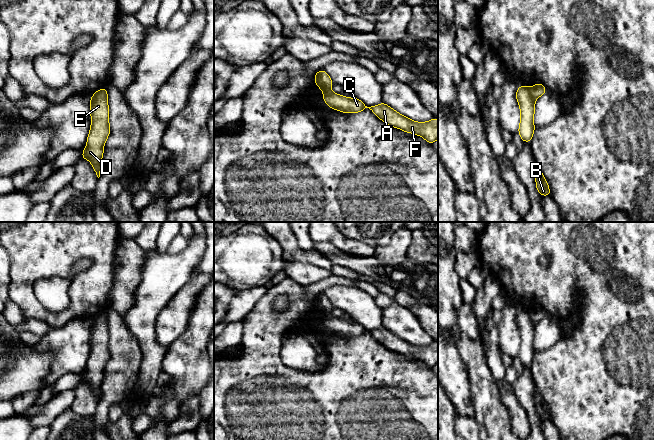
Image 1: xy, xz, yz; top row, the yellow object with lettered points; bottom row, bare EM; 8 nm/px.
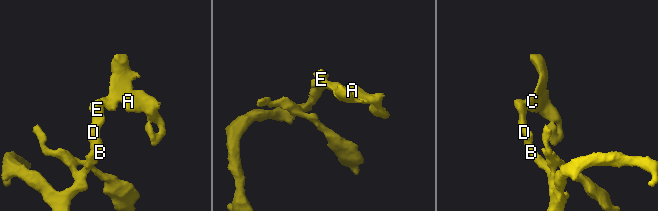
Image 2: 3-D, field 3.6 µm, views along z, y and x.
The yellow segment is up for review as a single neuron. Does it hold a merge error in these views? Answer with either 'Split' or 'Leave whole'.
Split

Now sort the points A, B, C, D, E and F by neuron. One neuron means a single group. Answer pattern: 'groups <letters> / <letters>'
groups A C F / B D E

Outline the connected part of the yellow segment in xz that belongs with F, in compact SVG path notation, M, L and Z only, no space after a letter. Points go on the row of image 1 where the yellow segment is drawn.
M331 90L323 92L323 100L328 107L343 113L358 113L369 108L388 126L419 135L431 145L438 139L438 119L436 117L428 122L415 122L401 115L384 102L376 106L367 107L355 97L348 98L341 94L335 94Z

